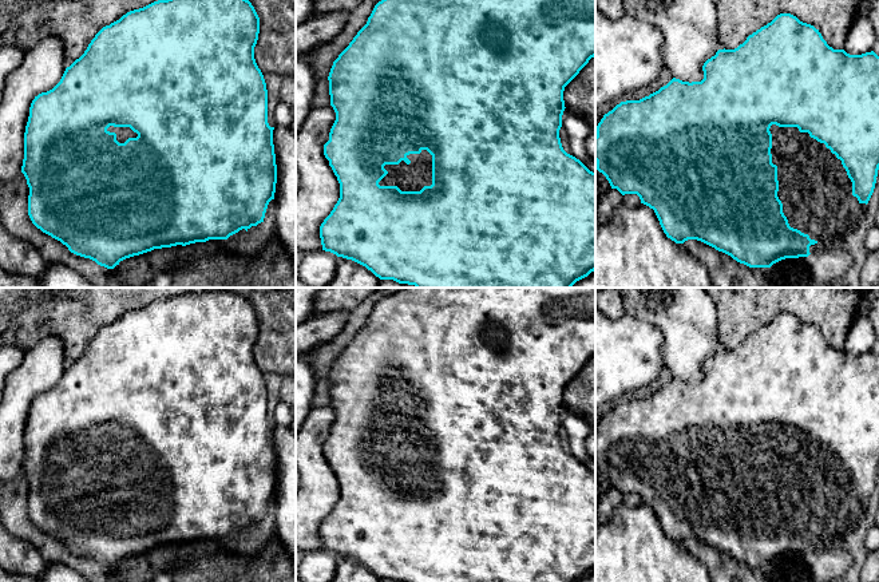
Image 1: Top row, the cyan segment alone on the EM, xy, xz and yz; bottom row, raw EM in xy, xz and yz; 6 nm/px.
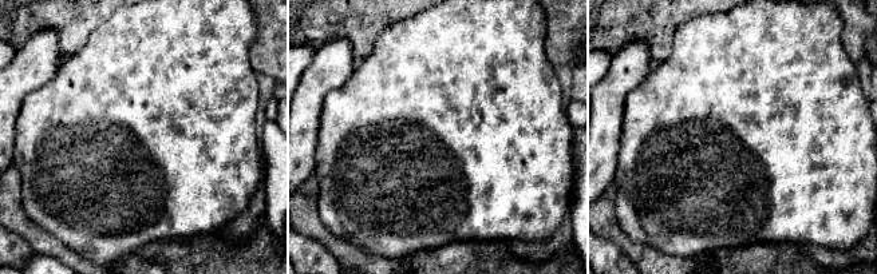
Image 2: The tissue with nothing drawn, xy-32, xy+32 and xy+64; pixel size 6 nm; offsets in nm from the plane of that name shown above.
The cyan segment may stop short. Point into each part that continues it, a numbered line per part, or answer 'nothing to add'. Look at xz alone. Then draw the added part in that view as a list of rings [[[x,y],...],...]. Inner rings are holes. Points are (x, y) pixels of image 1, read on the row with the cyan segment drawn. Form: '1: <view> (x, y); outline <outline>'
1: xz (414, 177); outline [[[427,150],[420,154],[409,154],[407,165],[385,165],[388,174],[379,182],[380,186],[397,186],[401,191],[420,191],[432,185],[432,155]]]

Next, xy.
1: xy (122, 133); outline [[[110,126],[107,128],[107,131],[115,132],[116,134],[116,140],[119,143],[124,143],[128,138],[136,138],[138,136],[138,134],[134,132],[130,127],[114,127],[114,126]]]

